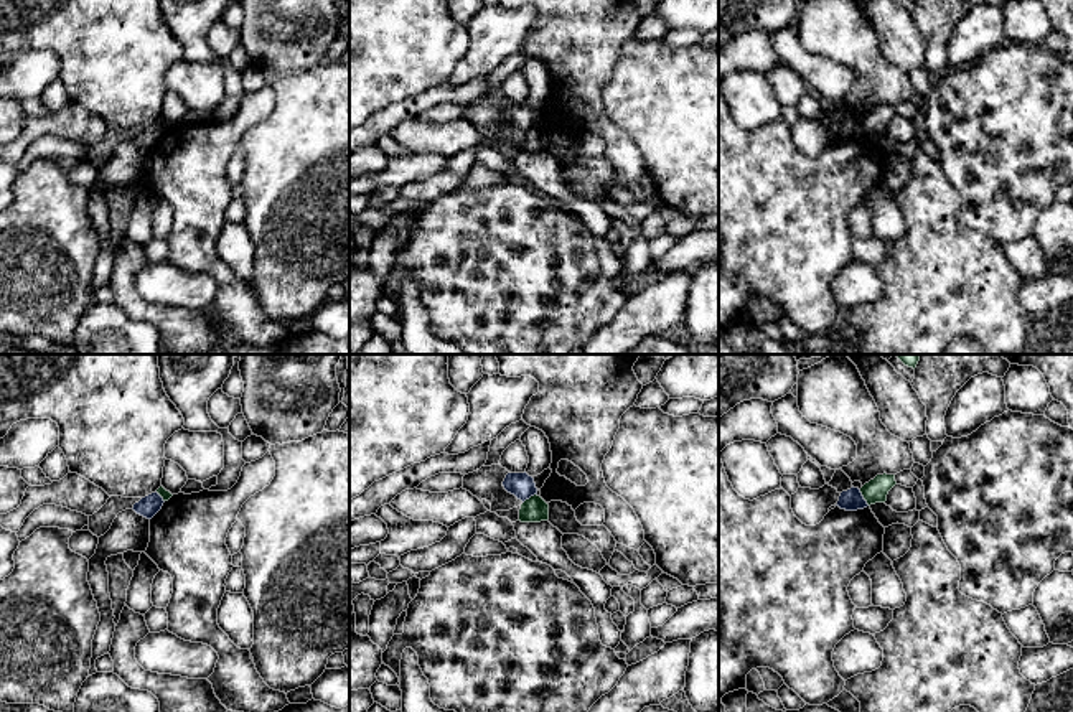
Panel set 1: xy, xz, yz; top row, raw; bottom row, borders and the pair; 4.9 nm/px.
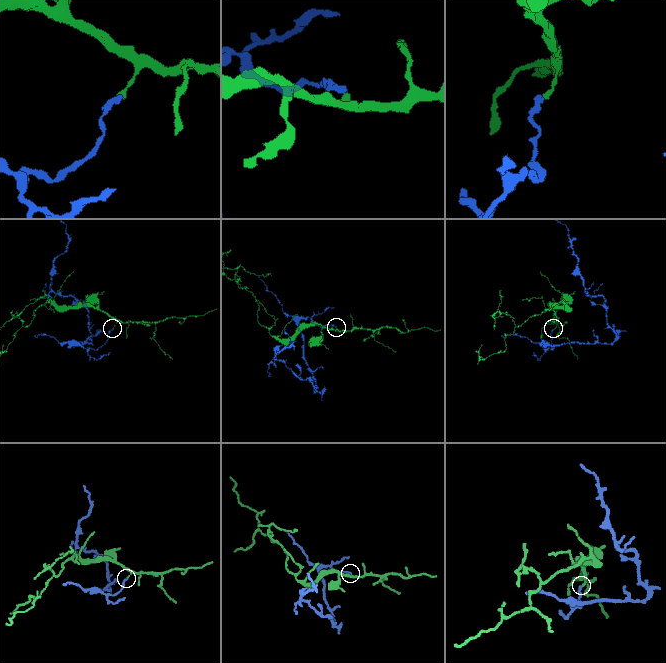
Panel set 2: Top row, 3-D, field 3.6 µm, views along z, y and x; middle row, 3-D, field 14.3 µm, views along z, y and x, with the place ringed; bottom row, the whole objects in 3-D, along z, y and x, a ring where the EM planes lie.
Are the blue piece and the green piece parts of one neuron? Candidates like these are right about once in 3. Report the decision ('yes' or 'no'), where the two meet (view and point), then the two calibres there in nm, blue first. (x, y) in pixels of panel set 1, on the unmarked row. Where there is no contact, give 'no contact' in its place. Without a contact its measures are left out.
no; meets blue in yz at (862, 129); 110 nm thick on the blue side, 110 nm on the other

